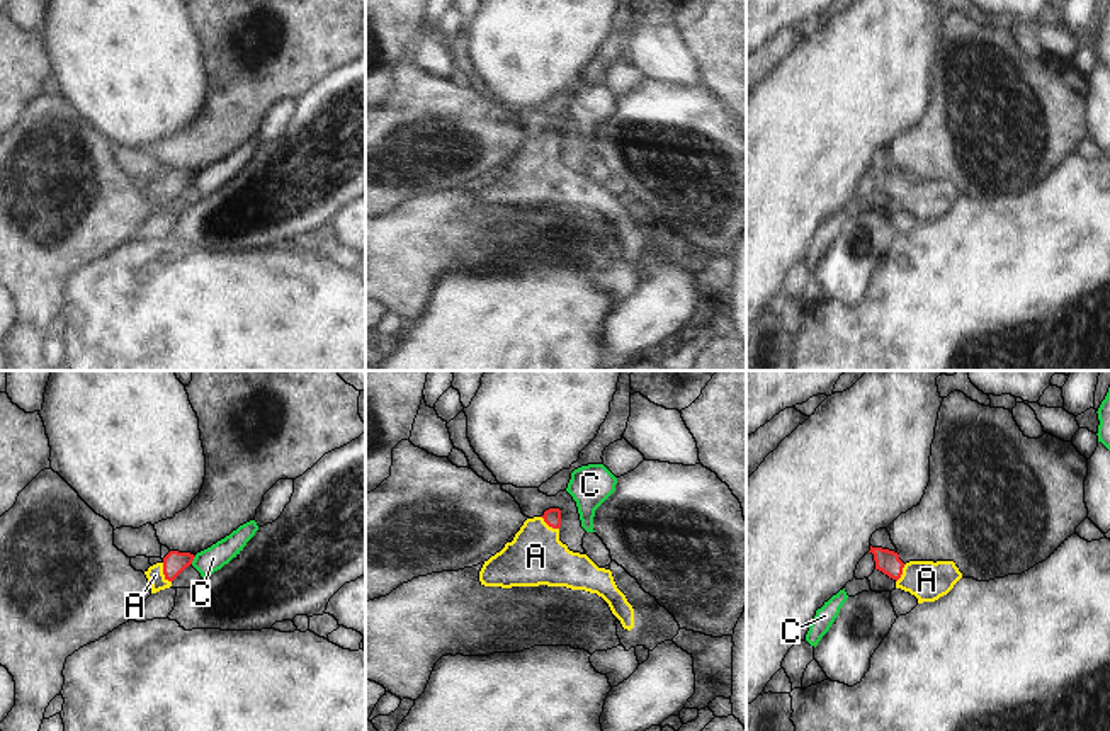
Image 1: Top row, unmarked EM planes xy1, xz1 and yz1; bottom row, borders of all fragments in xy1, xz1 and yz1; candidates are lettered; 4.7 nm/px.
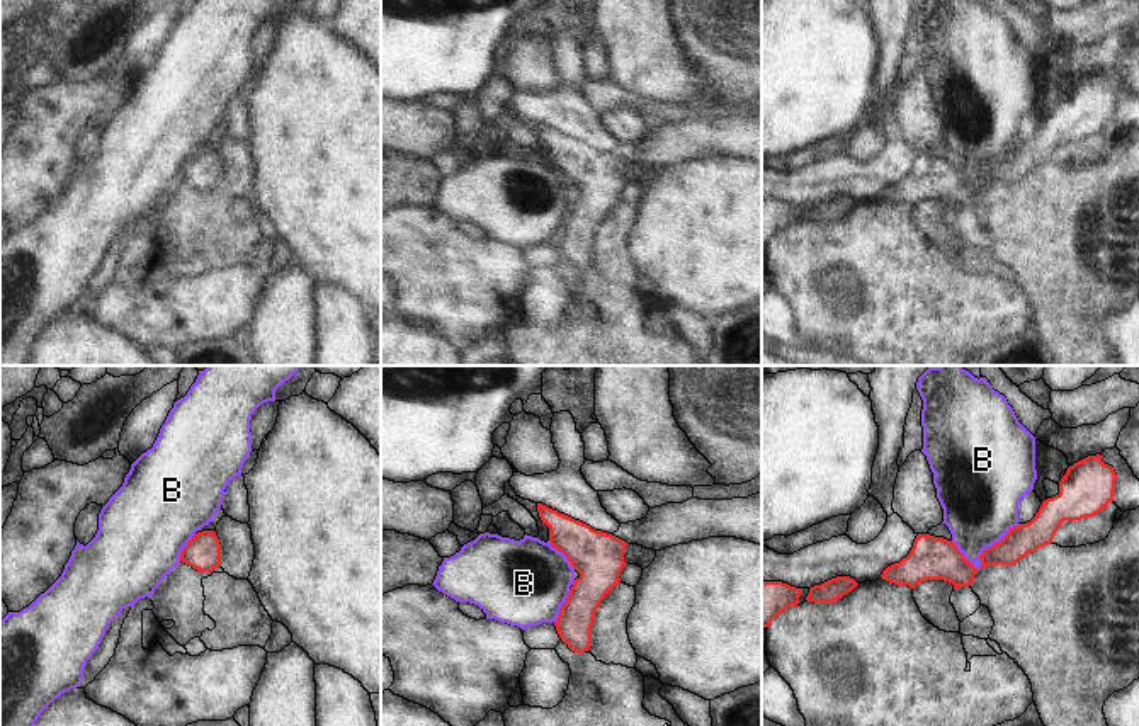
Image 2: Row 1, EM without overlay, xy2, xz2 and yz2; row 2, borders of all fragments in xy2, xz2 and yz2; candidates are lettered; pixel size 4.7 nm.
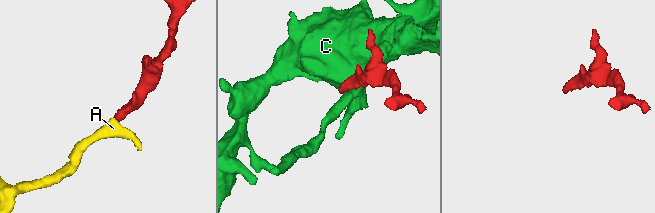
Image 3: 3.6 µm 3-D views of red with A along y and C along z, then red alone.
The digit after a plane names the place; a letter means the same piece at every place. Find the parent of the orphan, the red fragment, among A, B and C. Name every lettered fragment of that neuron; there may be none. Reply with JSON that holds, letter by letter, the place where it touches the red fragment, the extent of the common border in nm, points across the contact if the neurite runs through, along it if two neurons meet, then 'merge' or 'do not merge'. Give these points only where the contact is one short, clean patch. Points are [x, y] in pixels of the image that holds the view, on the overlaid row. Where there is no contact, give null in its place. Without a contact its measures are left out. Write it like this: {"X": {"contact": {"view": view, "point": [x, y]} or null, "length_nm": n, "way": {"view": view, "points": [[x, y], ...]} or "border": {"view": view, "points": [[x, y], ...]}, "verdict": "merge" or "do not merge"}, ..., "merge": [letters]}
{"A": {"contact": {"view": "xy1", "point": [164, 573]}, "length_nm": 100, "way": {"view": "xy1", "points": [[174, 563], [164, 573], [155, 575]]}, "verdict": "merge"}, "B": {"contact": {"view": "yz2", "point": [980, 556]}, "length_nm": 340, "border": {"view": "yz2", "points": [[1019, 524], [983, 551], [978, 568], [951, 541]]}, "verdict": "do not merge"}, "C": {"contact": {"view": "xy1", "point": [192, 560]}, "length_nm": 50, "border": {"view": "xy1", "points": [[196, 556], [191, 563]]}, "verdict": "do not merge"}, "merge": ["A"]}

